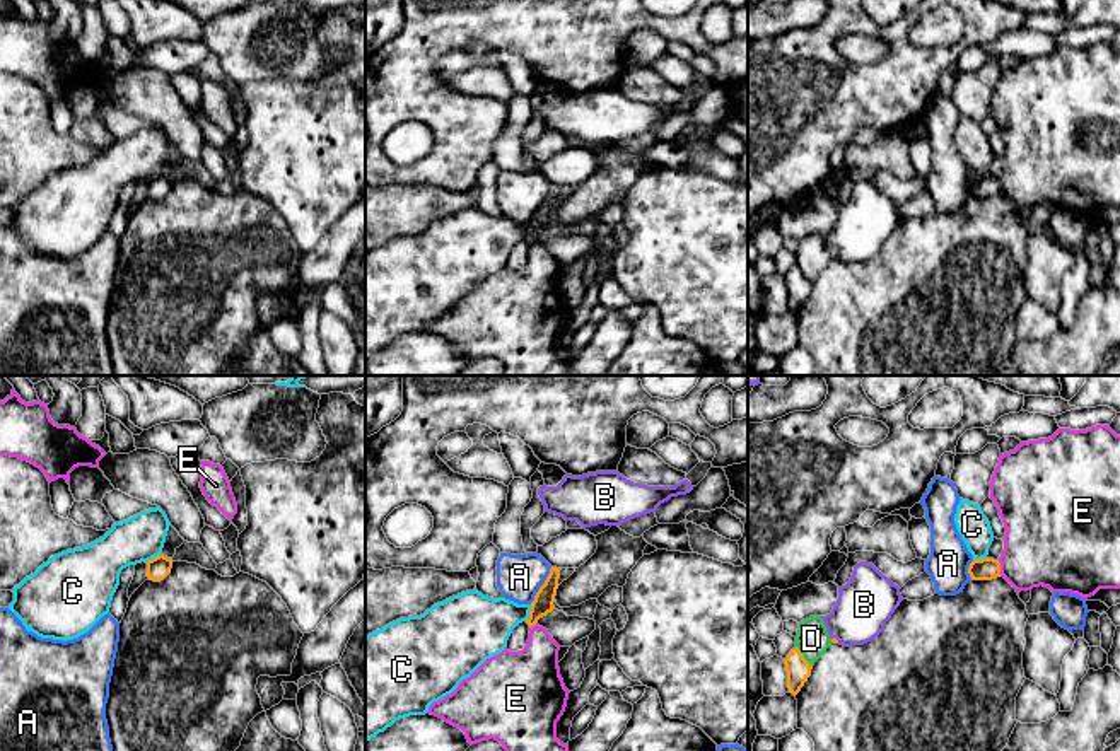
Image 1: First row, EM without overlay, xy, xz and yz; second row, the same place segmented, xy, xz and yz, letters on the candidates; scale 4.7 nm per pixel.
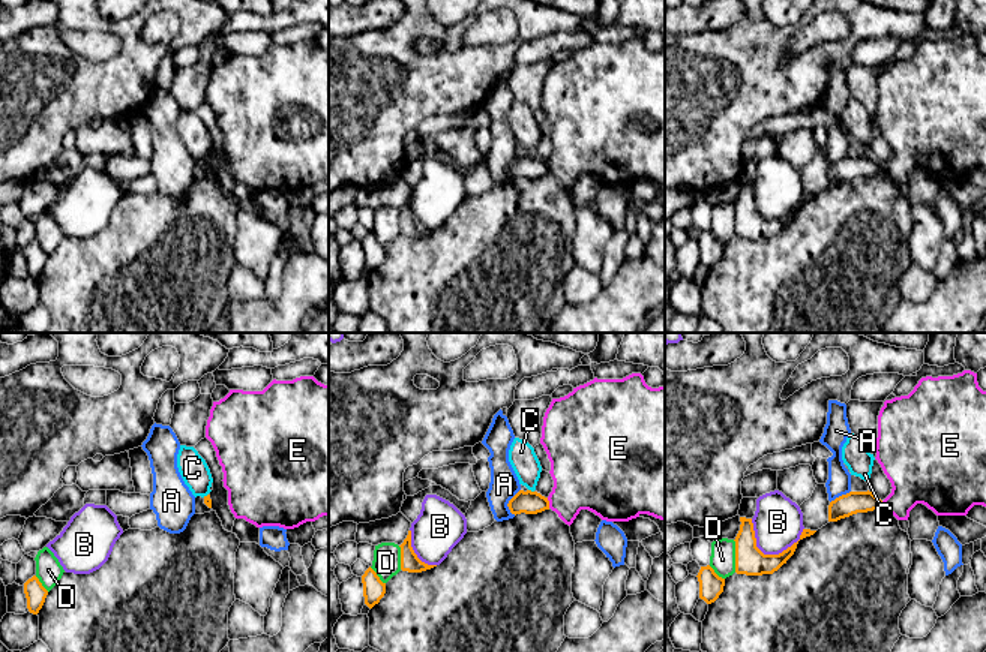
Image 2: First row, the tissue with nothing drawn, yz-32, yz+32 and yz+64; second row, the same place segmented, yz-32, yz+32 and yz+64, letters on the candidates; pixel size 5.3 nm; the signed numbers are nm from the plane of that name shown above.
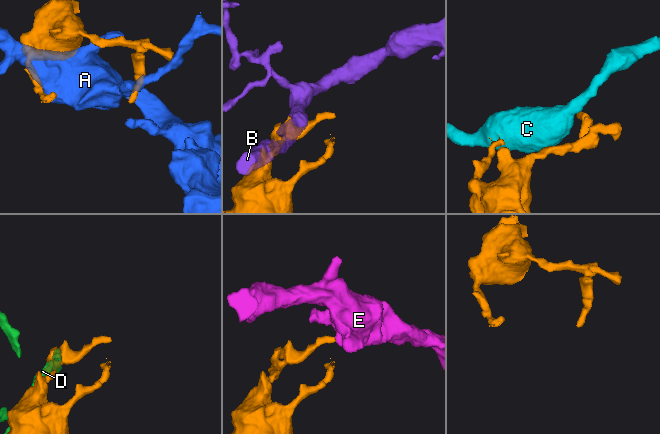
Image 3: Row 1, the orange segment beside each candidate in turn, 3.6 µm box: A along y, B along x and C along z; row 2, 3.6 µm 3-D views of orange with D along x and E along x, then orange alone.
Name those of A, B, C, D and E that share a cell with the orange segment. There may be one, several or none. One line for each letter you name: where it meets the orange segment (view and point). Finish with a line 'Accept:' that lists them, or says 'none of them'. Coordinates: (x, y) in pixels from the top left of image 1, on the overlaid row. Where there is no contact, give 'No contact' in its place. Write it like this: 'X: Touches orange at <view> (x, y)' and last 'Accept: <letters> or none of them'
Accept: none of them

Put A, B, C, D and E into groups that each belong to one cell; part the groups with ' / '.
A / B / C / D / E

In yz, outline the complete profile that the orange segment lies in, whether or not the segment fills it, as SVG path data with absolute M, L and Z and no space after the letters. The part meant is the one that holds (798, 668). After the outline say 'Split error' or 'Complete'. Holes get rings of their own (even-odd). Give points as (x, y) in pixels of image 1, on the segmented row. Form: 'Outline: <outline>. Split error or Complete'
Outline: M797 647L787 654L784 664L787 671L789 693L796 696L811 676L813 666L804 659Z. Complete

